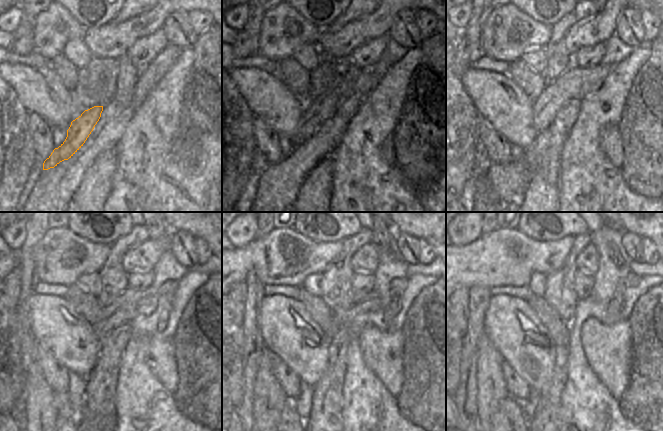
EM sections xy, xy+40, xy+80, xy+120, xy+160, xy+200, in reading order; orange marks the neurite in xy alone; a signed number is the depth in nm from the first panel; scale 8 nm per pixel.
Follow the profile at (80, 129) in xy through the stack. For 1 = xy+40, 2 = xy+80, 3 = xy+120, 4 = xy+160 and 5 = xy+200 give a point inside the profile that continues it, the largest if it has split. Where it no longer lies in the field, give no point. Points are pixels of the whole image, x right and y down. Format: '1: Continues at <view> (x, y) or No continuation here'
1: Continues at xy+40 (320, 109)
2: Continues at xy+80 (577, 82)
3: Continues at xy+120 (130, 304)
4: Continues at xy+160 (362, 303)
5: Continues at xy+200 (632, 279)

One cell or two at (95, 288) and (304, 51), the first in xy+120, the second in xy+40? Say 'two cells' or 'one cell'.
one cell

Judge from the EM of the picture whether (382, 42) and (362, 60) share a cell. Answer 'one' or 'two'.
one

